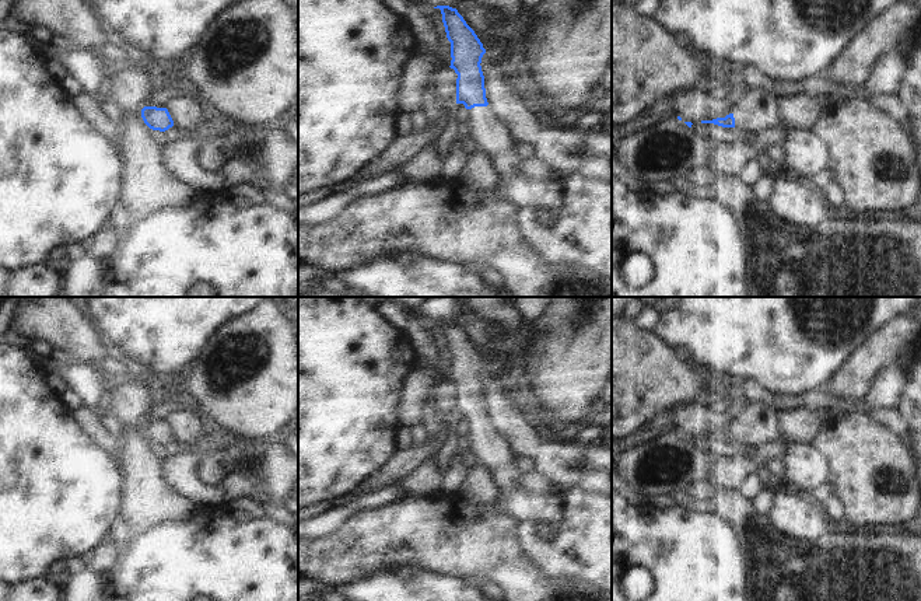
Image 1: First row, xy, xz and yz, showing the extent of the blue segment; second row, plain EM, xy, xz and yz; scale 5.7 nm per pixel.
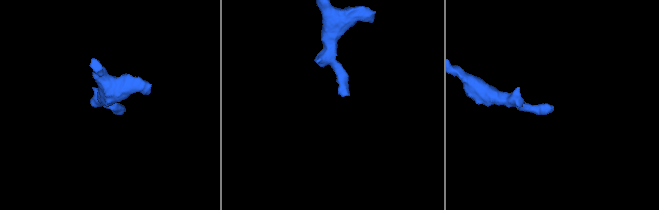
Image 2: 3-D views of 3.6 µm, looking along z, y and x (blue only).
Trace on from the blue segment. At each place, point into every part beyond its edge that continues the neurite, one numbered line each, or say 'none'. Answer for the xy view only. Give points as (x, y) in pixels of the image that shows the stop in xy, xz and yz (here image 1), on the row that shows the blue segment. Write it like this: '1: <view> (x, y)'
none.

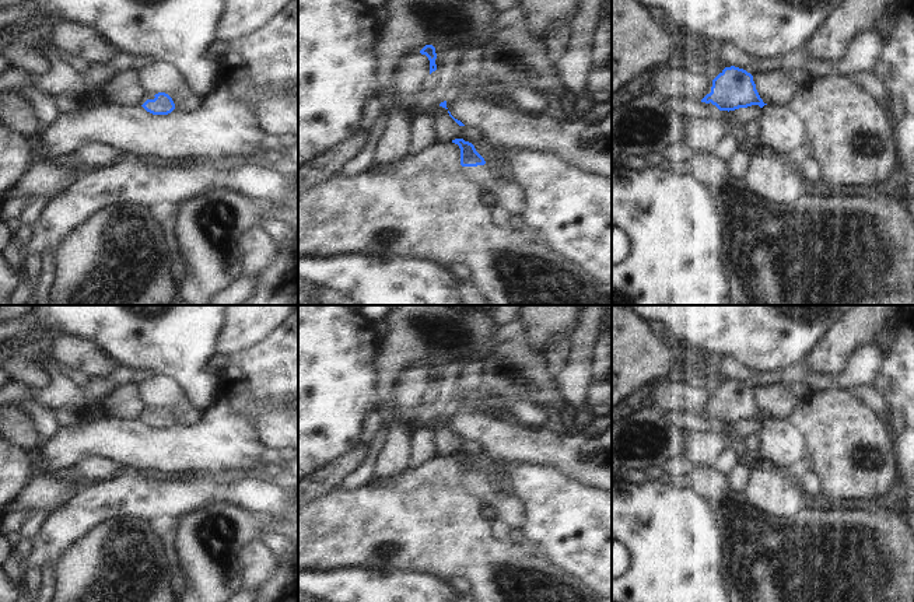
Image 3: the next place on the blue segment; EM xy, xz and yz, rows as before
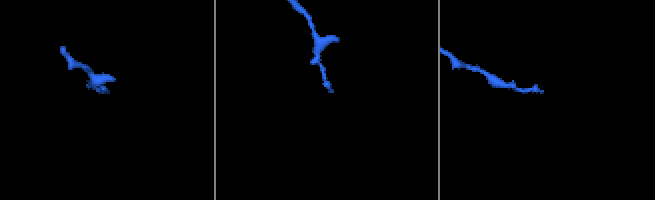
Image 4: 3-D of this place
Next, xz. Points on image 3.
1: xz (501, 188).

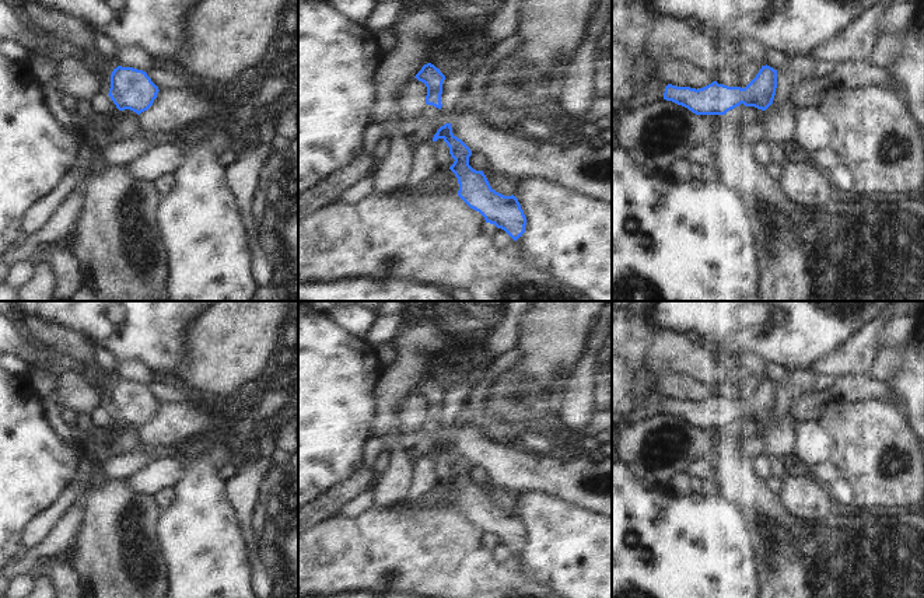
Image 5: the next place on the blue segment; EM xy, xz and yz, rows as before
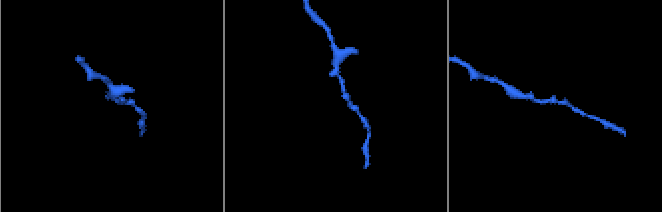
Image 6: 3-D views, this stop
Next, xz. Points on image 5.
none.

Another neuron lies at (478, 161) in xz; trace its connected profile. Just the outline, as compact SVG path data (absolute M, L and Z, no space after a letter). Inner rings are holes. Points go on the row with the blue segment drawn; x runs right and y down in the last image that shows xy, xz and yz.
M472 153L469 165L476 171L490 172L490 165L483 154Z

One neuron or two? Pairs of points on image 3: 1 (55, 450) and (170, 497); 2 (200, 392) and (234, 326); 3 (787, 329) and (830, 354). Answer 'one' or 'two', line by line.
1: two
2: two
3: two

